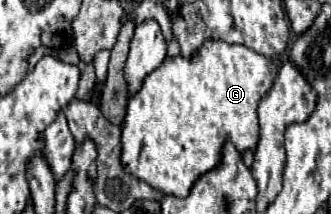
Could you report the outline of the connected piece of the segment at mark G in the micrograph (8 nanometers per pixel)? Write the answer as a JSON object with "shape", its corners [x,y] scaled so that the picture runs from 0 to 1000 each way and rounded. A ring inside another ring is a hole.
{"shape":[[[631,187],[607,215],[583,280],[547,262],[505,271],[474,327],[462,327],[414,449],[390,458],[378,579],[366,598],[372,720],[366,757],[384,804],[438,841],[492,907],[523,907],[559,925],[601,822],[656,785],[674,738],[680,654],[692,654],[728,720],[740,701],[770,701],[782,664],[776,579],[776,486],[807,439],[831,374],[831,327],[819,290],[722,206],[680,206],[668,187]]]}

